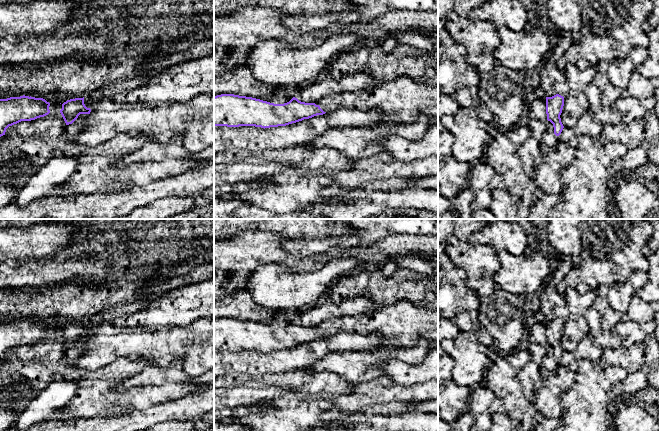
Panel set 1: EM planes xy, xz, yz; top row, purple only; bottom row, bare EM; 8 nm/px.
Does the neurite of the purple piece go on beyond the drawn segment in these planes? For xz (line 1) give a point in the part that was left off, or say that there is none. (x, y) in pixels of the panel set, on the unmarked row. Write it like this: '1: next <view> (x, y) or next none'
1: next xz (401, 323)

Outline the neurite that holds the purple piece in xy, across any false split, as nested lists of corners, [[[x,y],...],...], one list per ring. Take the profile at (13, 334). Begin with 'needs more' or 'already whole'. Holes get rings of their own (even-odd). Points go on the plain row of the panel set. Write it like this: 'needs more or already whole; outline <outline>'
already whole; outline [[[29,320],[0,323],[0,361],[9,350],[31,345],[50,337],[50,327],[43,322]]]

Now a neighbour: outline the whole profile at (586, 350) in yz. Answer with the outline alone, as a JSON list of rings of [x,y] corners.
[[[590,335],[584,337],[573,352],[564,351],[559,359],[559,365],[576,372],[580,360],[598,361],[603,349],[593,343]]]

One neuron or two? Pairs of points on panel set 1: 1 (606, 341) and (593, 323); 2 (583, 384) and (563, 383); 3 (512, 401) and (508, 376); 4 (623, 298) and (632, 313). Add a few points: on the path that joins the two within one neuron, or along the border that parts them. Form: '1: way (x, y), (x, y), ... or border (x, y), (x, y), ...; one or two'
1: way (602, 337), (595, 327); one
2: border (576, 372), (574, 382), (560, 394), (561, 403); two
3: way (512, 395), (508, 389), (508, 382); one
4: border (635, 294), (625, 313); two

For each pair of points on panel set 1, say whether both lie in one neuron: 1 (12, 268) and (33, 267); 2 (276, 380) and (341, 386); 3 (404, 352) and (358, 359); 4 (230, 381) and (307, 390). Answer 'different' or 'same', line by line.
1: same
2: same
3: same
4: same

